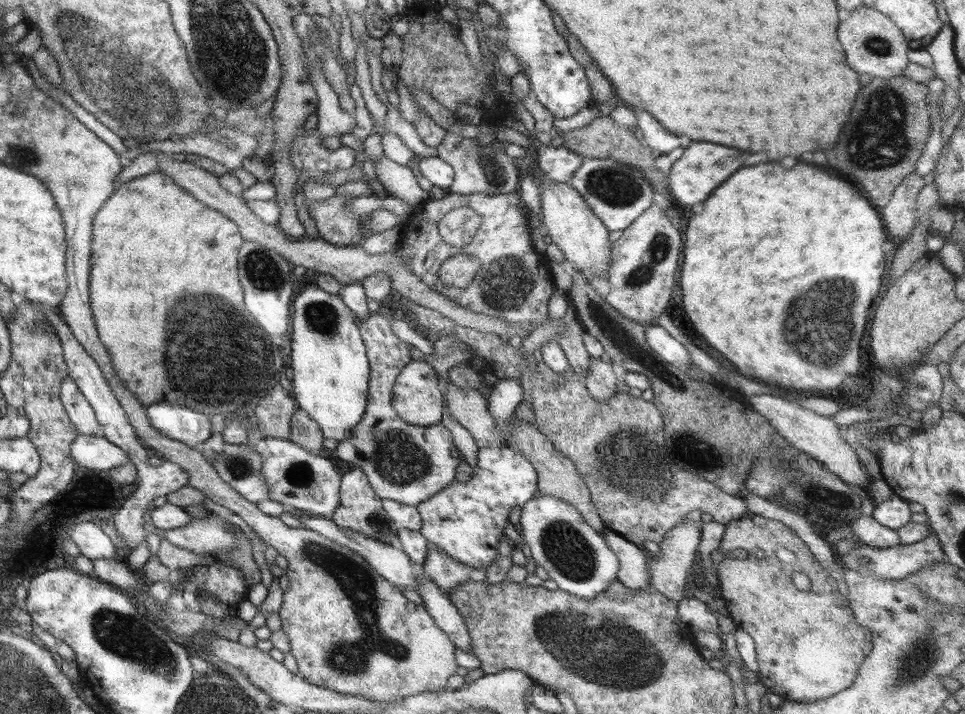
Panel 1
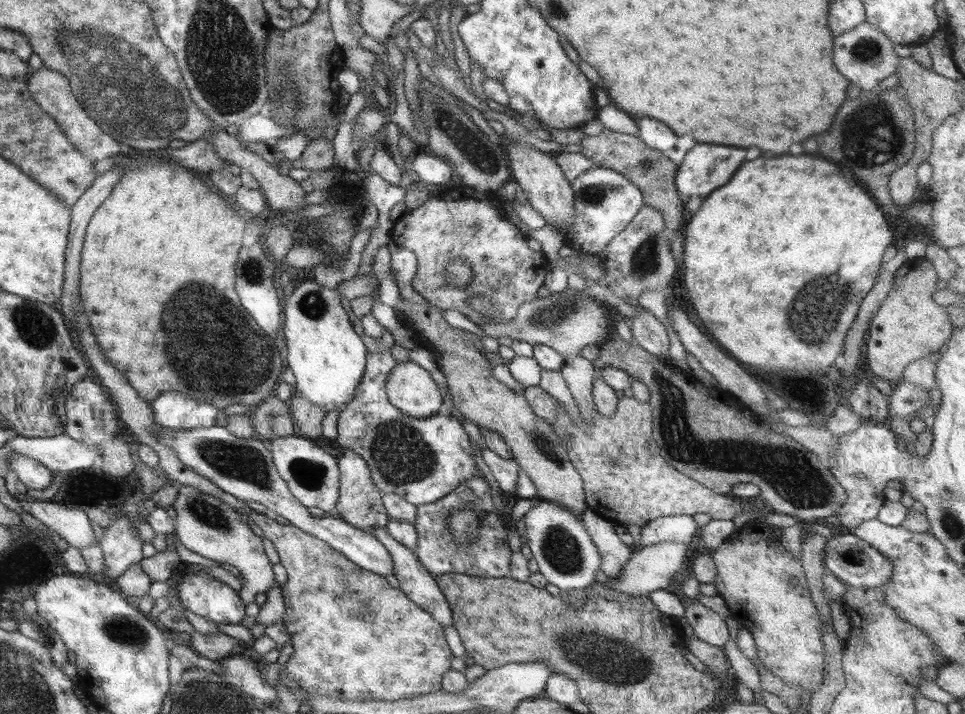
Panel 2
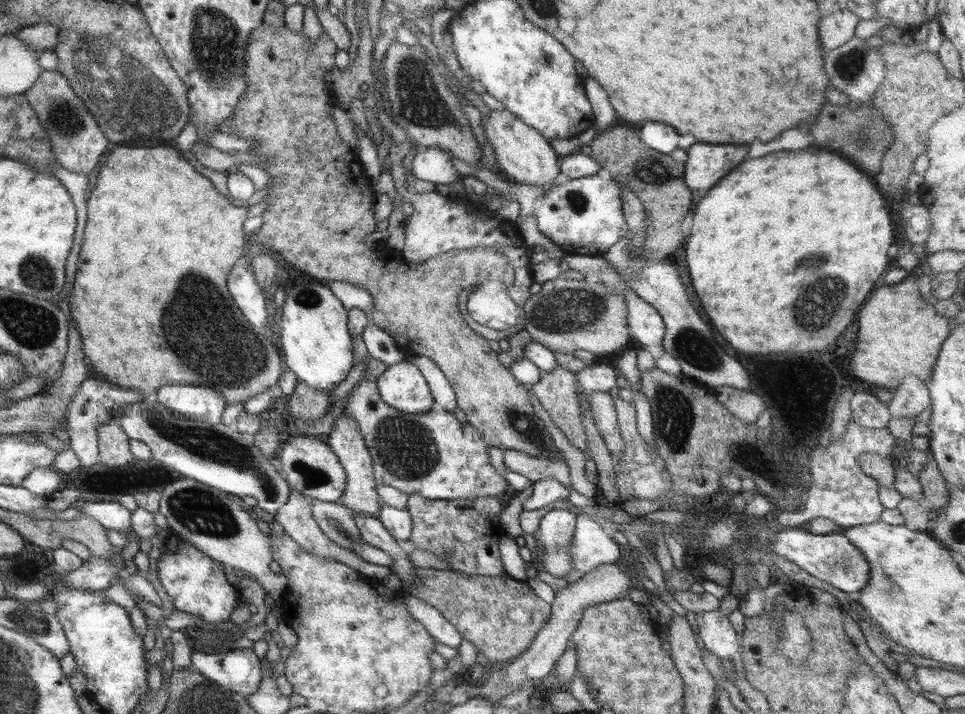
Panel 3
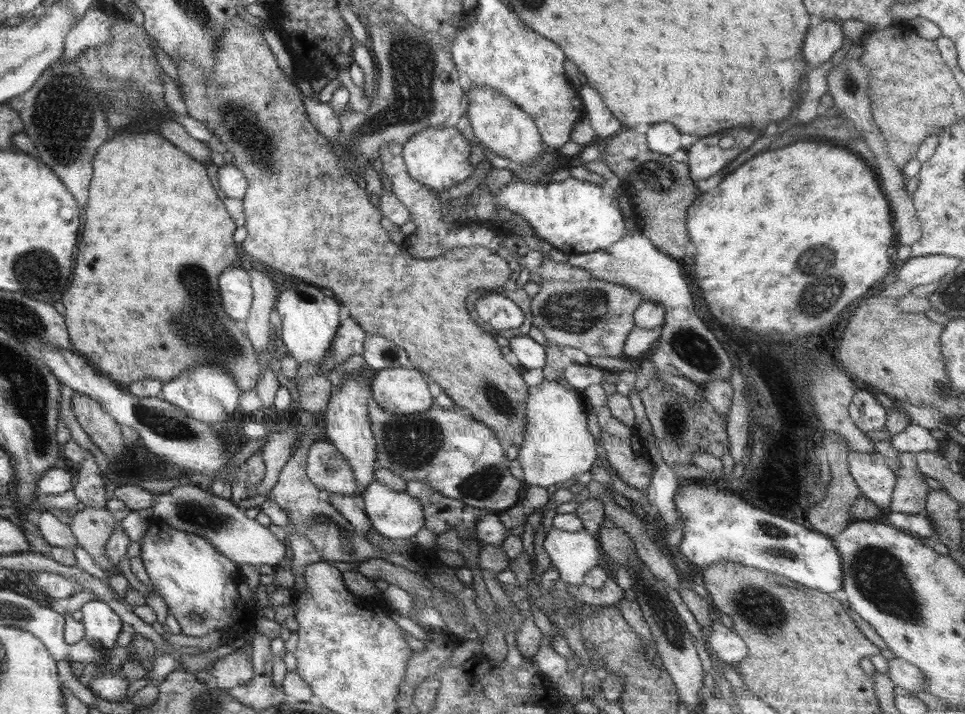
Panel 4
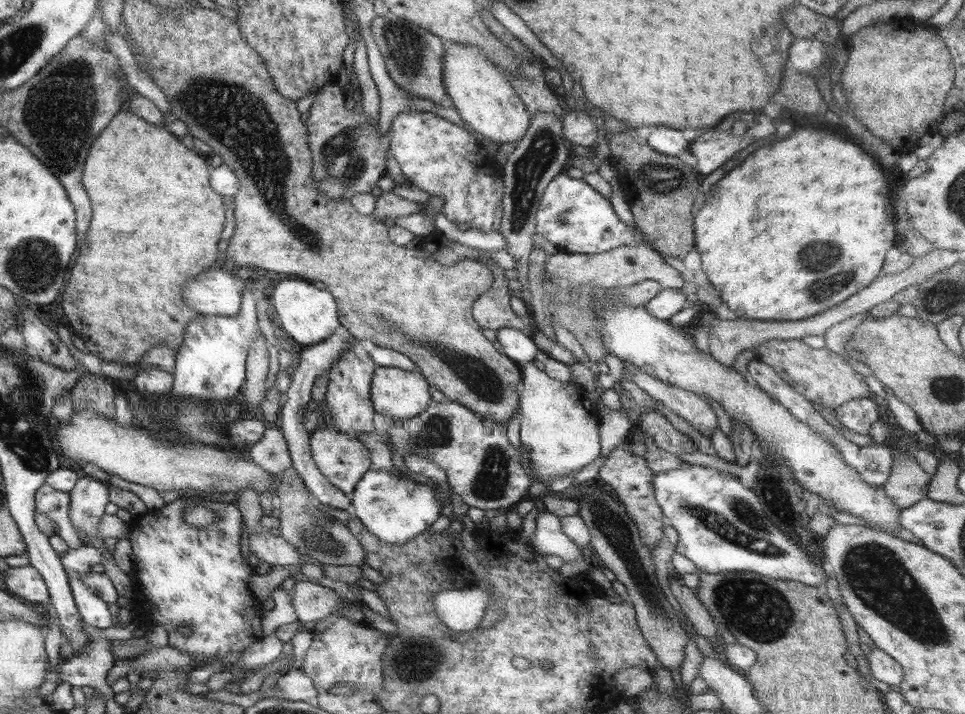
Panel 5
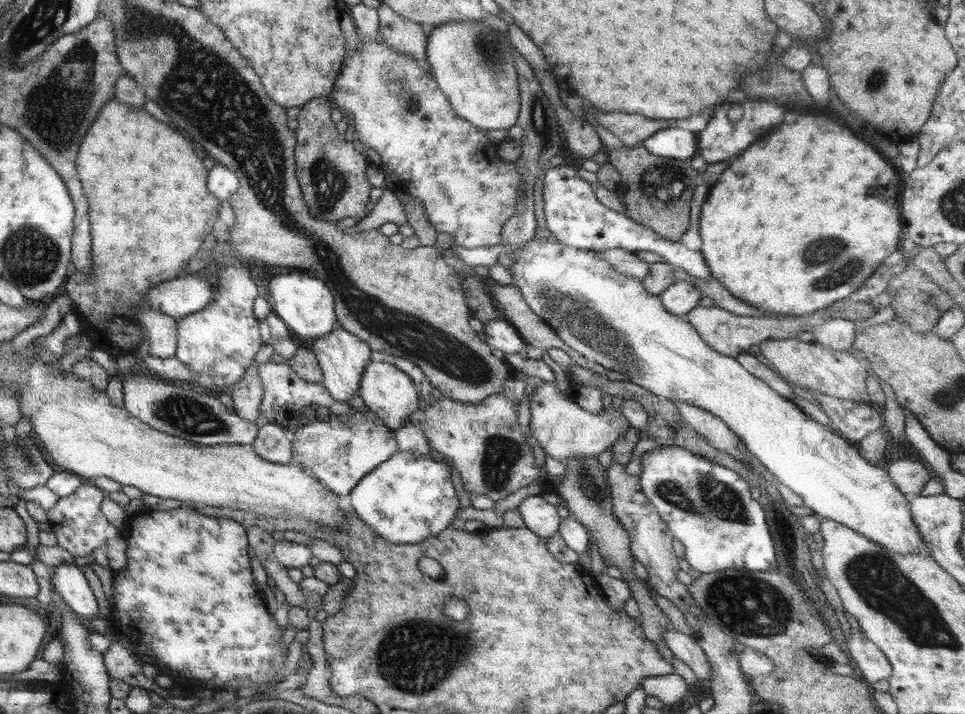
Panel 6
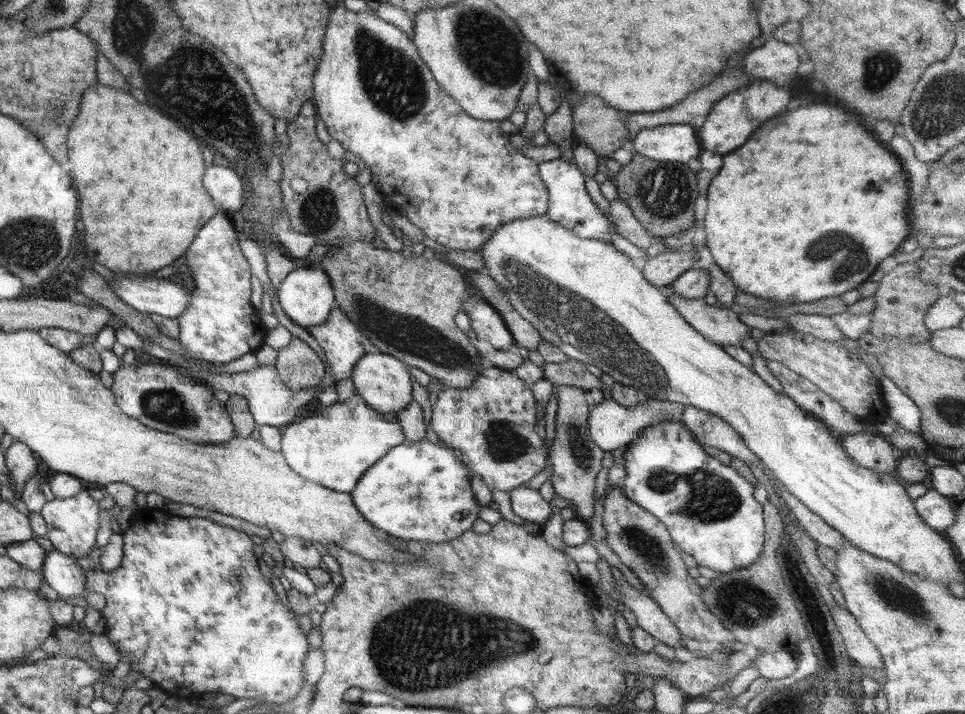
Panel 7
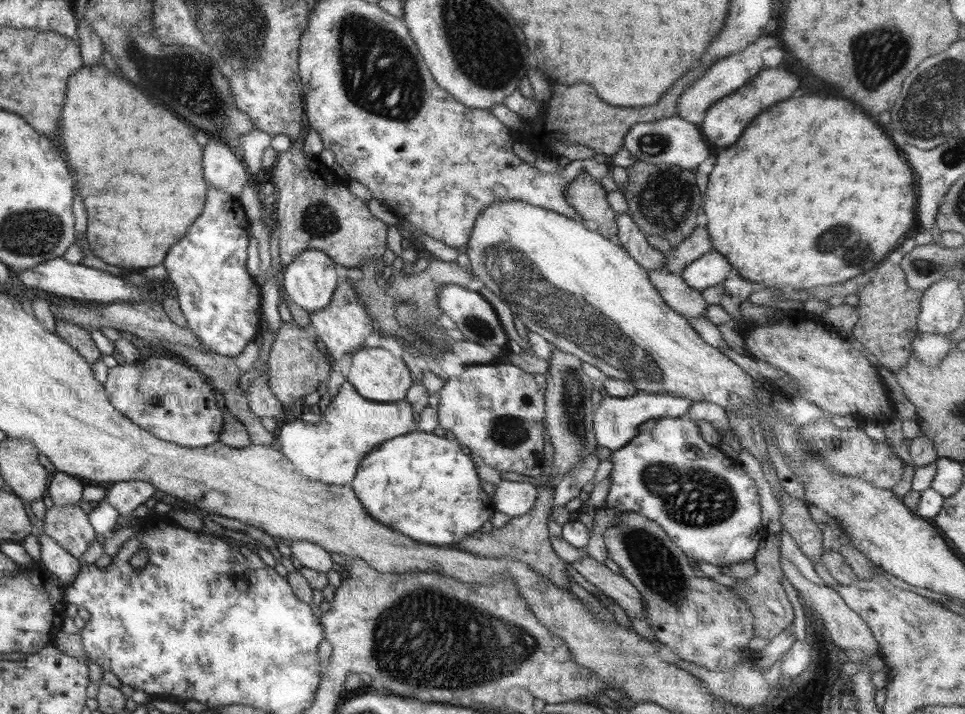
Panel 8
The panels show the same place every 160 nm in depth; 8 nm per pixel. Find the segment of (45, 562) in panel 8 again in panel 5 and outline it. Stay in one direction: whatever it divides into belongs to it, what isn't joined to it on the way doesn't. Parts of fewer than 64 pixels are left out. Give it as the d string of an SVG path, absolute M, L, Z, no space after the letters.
M67 570L70 589L72 589L72 597L79 613L81 614L84 624L96 626L99 629L106 629L112 626L112 612L109 605L91 592L83 582L78 579L75 572Z

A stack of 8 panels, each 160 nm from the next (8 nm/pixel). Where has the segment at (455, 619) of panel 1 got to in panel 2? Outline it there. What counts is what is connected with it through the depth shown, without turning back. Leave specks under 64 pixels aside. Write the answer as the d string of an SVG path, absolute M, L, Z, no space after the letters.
M372 527L372 534L389 550L394 562L394 574L393 576L400 583L399 590L406 594L406 597L410 598L419 608L422 608L425 612L428 612L434 617L442 626L453 626L452 609L448 605L448 601L444 597L436 578L428 572L419 561L414 550L405 547L400 544L389 532L386 527Z

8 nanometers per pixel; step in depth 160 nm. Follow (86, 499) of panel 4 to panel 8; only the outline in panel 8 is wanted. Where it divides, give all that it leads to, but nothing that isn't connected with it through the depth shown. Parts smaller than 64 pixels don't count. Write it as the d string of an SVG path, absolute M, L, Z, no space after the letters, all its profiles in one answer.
M79 504L54 506L46 511L42 532L59 541L72 556L82 559L82 554L96 540L96 532L88 515Z

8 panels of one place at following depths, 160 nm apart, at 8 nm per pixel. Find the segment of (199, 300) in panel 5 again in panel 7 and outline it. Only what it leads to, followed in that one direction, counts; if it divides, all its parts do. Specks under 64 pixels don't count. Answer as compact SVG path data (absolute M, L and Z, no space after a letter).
M115 276L114 282L111 285L112 292L116 296L138 312L147 314L157 314L159 318L177 318L187 310L188 303L191 300L191 294L186 289L184 283L176 283L170 281L170 278L162 279L155 276Z

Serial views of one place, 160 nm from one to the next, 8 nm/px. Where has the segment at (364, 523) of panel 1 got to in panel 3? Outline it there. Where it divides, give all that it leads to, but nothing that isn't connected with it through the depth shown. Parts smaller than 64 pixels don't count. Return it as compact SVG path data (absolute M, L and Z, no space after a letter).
M343 412L334 419L332 426L333 429L328 434L328 444L331 445L336 456L339 457L340 464L347 471L347 488L343 494L342 505L347 506L352 511L377 516L382 502L376 490L377 482L373 471L373 458L357 427L357 422Z

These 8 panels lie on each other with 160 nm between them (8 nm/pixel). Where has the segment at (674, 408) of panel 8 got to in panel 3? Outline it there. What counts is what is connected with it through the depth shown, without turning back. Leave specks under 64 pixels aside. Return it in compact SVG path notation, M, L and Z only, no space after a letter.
M508 449L503 454L503 462L510 470L521 474L532 482L552 478L564 486L571 486L569 467L563 456L552 455L540 458L519 450Z

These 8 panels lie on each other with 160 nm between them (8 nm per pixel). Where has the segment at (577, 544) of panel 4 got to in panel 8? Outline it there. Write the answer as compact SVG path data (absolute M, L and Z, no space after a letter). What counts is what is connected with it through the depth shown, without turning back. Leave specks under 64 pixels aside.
M501 479L493 496L493 504L495 510L508 516L524 516L532 510L538 493L539 487L530 482Z

